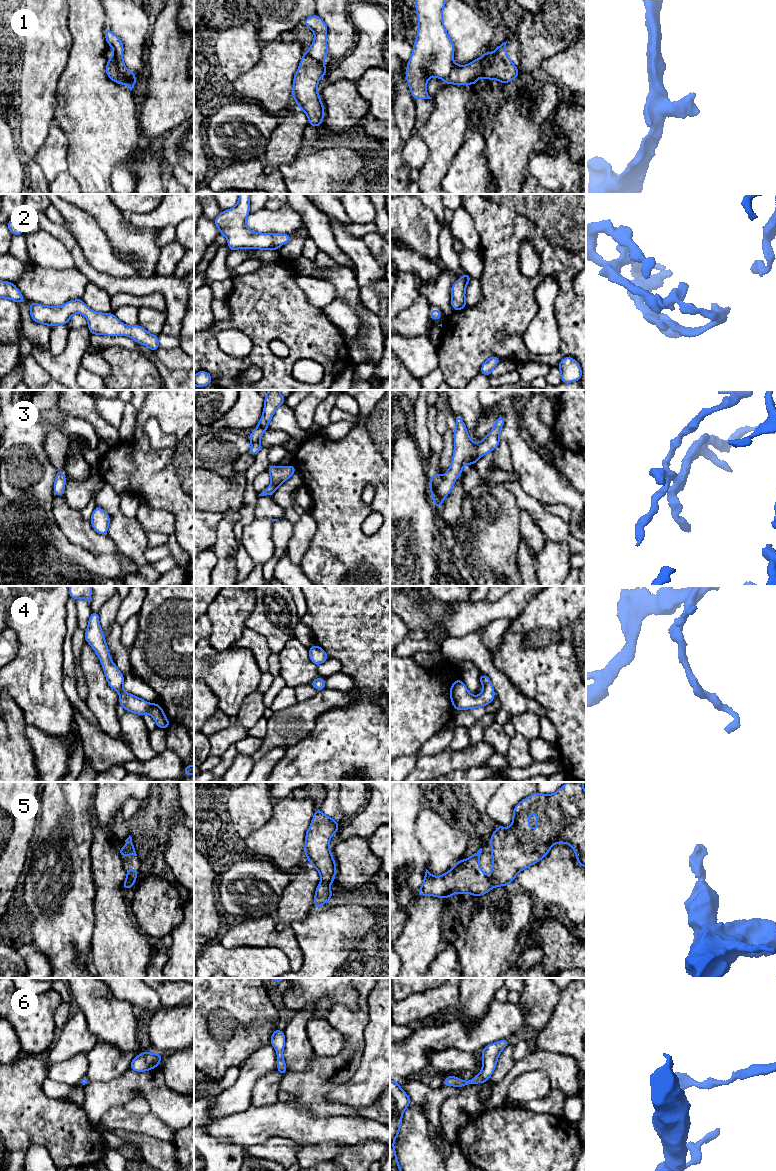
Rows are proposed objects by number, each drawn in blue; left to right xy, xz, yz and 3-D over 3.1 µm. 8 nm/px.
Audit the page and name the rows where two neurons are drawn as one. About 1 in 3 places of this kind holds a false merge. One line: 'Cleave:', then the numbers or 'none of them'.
Cleave: 1

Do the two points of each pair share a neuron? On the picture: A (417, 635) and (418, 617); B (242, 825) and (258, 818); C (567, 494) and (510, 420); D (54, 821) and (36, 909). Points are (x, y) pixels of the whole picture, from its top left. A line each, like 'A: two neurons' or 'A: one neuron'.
A: two neurons
B: one neuron
C: one neuron
D: one neuron

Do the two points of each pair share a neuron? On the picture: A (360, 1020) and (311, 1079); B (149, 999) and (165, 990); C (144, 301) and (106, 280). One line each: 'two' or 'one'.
A: one
B: two
C: two

